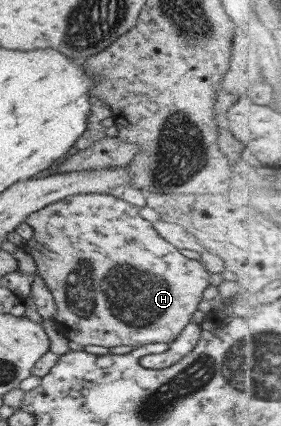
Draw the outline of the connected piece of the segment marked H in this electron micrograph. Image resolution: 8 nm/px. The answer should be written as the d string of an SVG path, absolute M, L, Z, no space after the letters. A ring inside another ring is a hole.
M79 194L49 204L41 211L33 212L24 221L34 230L24 249L33 257L36 272L51 291L57 307L57 329L69 341L81 346L95 345L105 348L169 344L179 337L197 312L203 291L209 286L211 272L200 261L185 258L179 250L160 238L152 223L141 218L138 209L114 195ZM57 226L67 232L73 254L57 254Z

